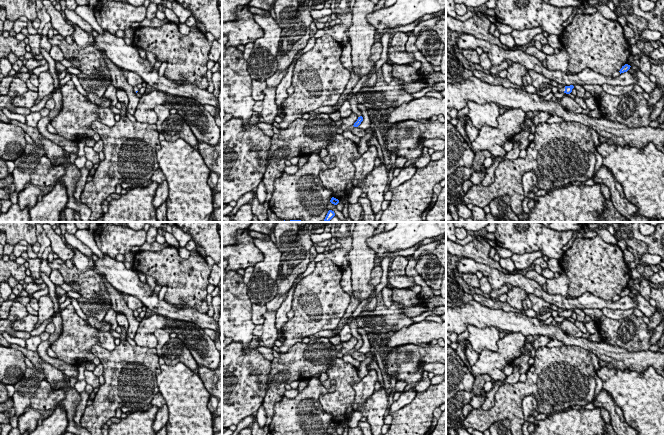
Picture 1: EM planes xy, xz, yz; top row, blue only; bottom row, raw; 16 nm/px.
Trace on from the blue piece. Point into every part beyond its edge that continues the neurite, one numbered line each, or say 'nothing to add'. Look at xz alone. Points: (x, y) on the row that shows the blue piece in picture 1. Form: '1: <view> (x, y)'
1: xz (386, 36)

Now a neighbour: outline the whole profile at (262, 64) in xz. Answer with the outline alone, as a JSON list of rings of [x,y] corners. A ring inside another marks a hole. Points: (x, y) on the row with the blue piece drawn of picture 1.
[[[254,14],[254,20],[263,29],[264,35],[254,42],[247,60],[247,70],[252,80],[266,82],[277,72],[277,54],[282,29],[271,16]]]

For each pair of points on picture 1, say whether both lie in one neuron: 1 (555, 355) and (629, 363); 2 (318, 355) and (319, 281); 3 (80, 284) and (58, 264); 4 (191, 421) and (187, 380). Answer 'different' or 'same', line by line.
1: different
2: different
3: same
4: same

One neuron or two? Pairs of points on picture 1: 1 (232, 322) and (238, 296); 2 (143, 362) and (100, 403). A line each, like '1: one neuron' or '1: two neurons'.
1: one neuron
2: one neuron

